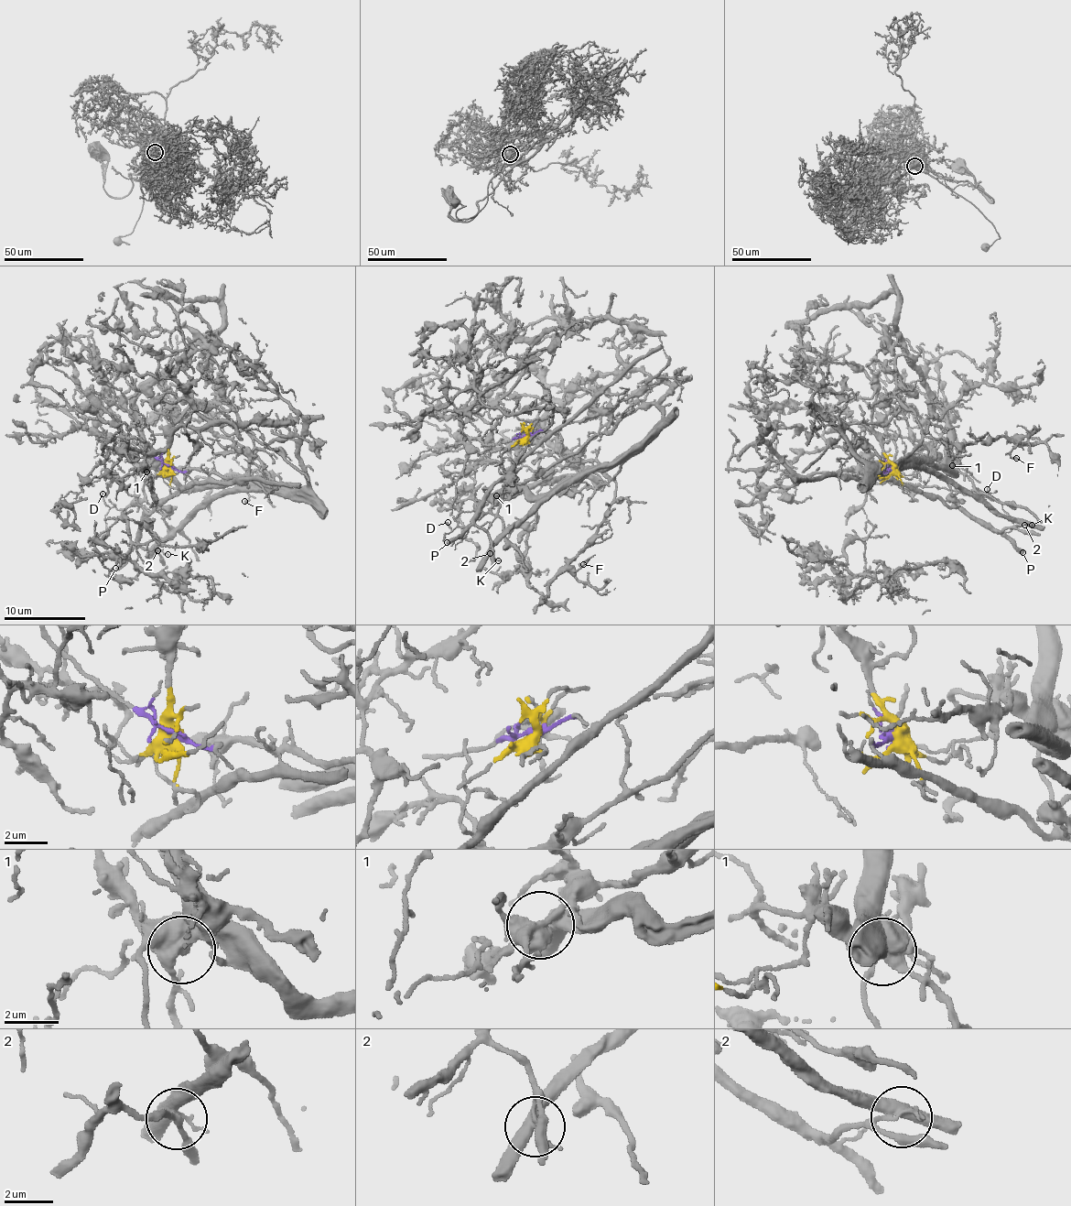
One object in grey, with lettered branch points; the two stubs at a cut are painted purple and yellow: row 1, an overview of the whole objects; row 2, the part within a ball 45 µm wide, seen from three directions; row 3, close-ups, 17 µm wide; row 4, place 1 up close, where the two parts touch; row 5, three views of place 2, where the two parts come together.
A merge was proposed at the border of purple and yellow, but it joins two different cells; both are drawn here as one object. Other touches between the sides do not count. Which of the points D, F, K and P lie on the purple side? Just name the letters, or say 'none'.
K, P

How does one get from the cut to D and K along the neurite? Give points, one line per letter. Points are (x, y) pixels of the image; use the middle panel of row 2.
D: (526, 438), (520, 439), (505, 451), (499, 470), (506, 484), (486, 512), (465, 527), (451, 528), (447, 523)
K: (526, 436), (541, 429), (546, 439), (487, 493), (476, 515), (479, 526), (489, 537), (492, 554), (499, 561)

